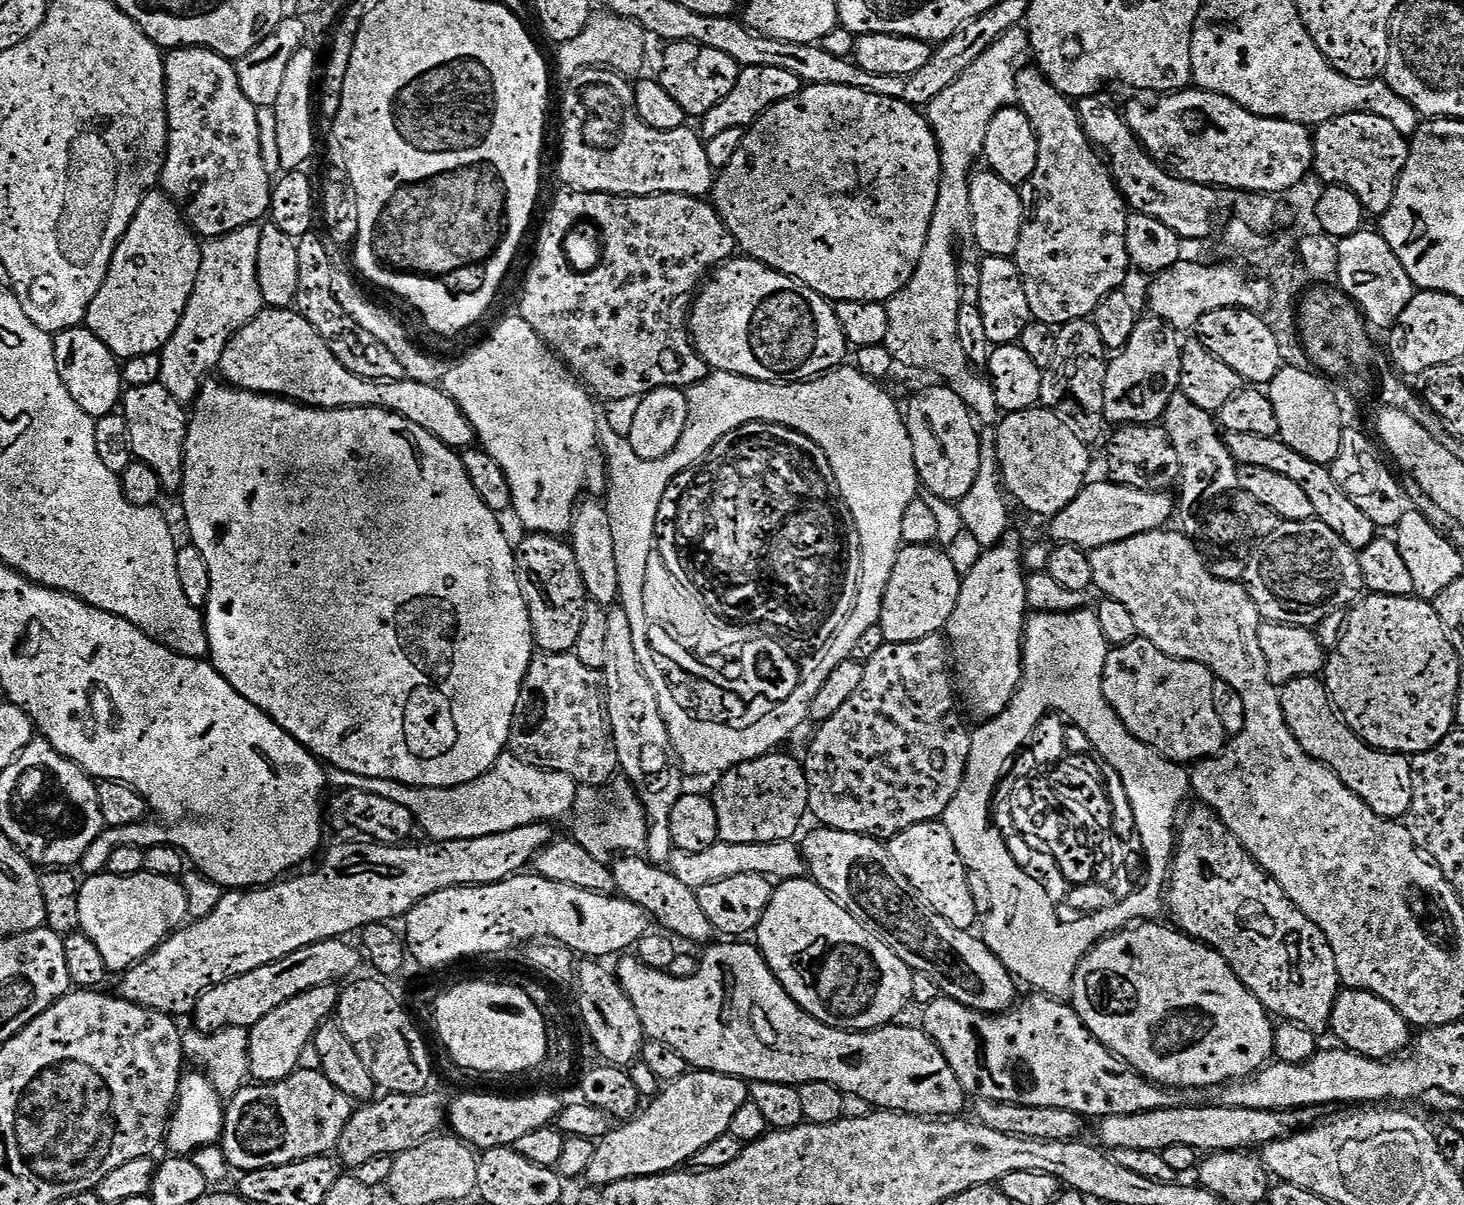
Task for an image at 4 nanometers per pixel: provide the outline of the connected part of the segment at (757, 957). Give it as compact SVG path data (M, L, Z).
M712 938L708 940L696 952L696 965L692 968L692 973L685 980L671 980L668 974L659 972L643 972L635 966L628 966L622 981L628 994L632 997L632 1002L636 1007L636 1013L640 1016L641 1029L647 1035L653 1036L658 1042L664 1042L666 1046L672 1046L678 1050L678 1054L689 1065L698 1068L709 1068L715 1072L726 1072L729 1076L749 1080L777 1080L780 1083L809 1084L812 1080L830 1082L834 1086L841 1088L845 1094L861 1096L865 1102L872 1106L879 1106L884 1110L944 1110L948 1103L956 1096L958 1081L956 1072L952 1069L952 1063L946 1058L944 1051L930 1032L925 1027L915 1028L912 1024L900 1024L904 1022L893 1022L890 1024L877 1024L874 1028L842 1028L839 1024L828 1024L820 1019L805 1007L799 999L785 984L778 978L776 972L770 966L764 954L764 949L752 938Z

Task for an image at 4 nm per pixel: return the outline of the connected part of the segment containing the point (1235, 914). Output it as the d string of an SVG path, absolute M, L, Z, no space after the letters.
M1195 794L1187 796L1179 801L1174 816L1174 824L1176 820L1180 829L1170 840L1170 859L1158 897L1159 919L1165 928L1171 928L1187 940L1217 952L1261 1008L1297 1020L1310 1029L1319 1029L1319 1024L1321 1027L1325 1023L1329 1004L1338 987L1336 963L1326 934L1294 903L1288 891L1272 877L1270 870L1262 866L1255 854L1234 835L1230 826L1226 826L1223 818L1209 804Z

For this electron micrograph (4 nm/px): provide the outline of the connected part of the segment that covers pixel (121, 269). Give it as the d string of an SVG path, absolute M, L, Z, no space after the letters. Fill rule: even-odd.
M162 190L147 192L138 206L138 214L134 214L126 234L114 250L102 290L98 290L98 294L94 294L94 302L90 302L87 328L121 361L163 350L174 330L178 330L178 322L190 302L194 282L198 282L198 270L202 266L201 247L201 241L189 228L175 202Z

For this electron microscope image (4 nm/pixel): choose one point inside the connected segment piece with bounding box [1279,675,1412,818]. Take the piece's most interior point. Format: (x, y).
(1384, 782)

